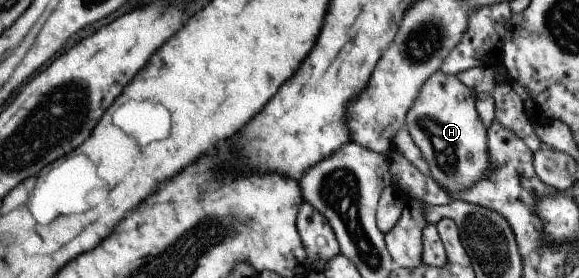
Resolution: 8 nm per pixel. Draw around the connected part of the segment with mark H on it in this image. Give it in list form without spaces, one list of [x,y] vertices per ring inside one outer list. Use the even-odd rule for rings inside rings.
[[[438,70],[426,78],[406,113],[404,128],[428,165],[429,176],[444,192],[462,192],[492,172],[488,168],[487,129],[478,118],[474,92],[456,75]]]

